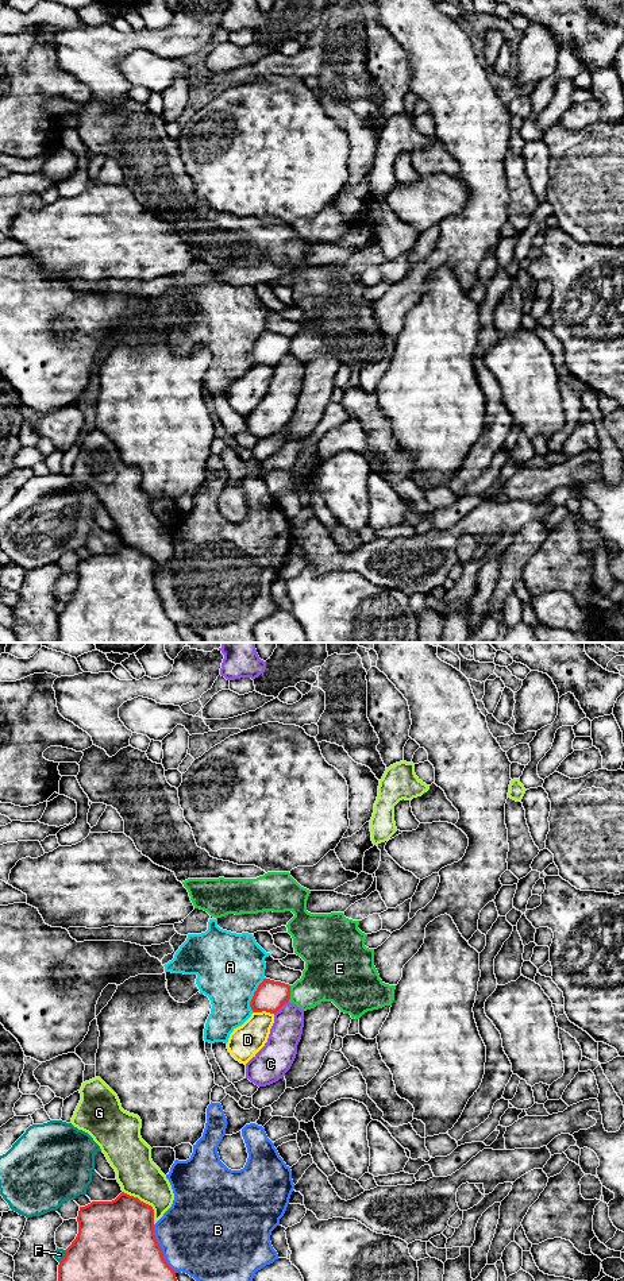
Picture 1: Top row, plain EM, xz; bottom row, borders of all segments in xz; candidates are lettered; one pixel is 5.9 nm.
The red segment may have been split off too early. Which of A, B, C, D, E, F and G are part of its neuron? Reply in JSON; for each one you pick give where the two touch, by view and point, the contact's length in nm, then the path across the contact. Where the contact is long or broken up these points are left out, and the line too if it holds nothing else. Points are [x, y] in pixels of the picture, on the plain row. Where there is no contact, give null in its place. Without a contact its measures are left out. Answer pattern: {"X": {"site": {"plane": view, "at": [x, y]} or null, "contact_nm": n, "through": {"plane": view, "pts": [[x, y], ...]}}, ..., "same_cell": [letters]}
{"same_cell": []}

